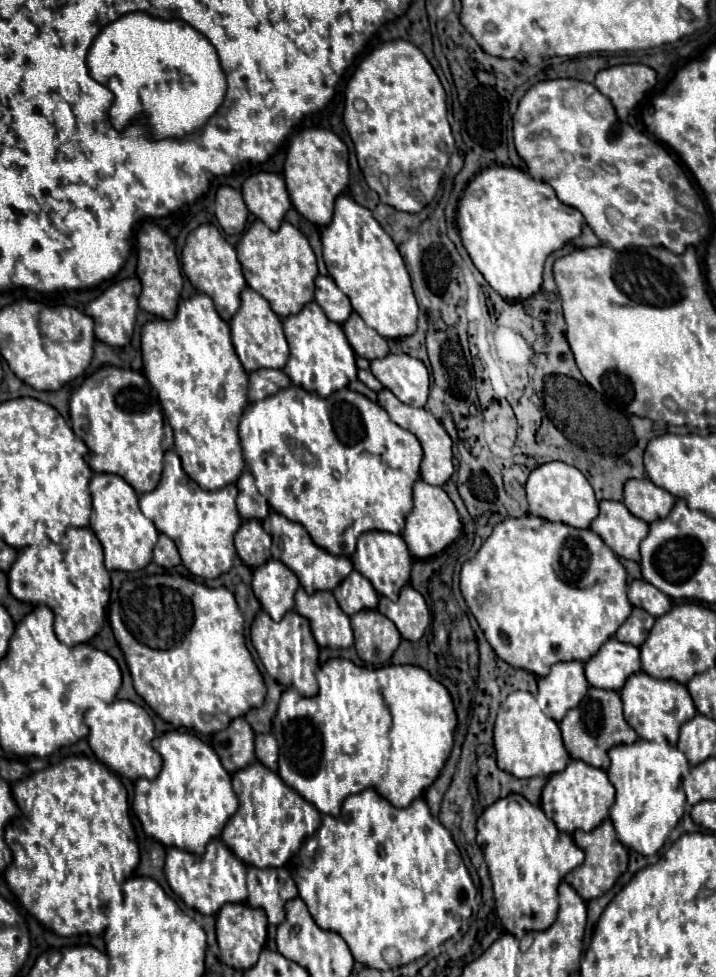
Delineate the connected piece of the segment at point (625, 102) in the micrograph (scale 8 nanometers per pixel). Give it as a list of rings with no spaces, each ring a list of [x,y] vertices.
[[[619,64],[601,70],[595,78],[597,90],[613,102],[619,120],[627,120],[629,112],[655,84],[657,74],[645,64]]]

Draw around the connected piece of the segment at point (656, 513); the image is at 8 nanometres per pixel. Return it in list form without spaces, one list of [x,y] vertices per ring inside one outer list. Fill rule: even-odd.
[[[645,478],[645,480],[629,480],[625,484],[623,504],[633,516],[651,524],[667,516],[667,512],[671,512],[675,498]]]

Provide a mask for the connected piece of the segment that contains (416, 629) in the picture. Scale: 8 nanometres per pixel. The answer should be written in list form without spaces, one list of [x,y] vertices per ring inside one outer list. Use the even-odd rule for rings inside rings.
[[[407,584],[407,588],[403,588],[403,592],[399,594],[399,598],[395,602],[387,600],[387,598],[379,598],[379,612],[383,612],[399,630],[399,634],[409,640],[409,642],[417,642],[421,640],[421,636],[425,634],[427,626],[429,626],[429,608],[423,600],[423,596],[419,592],[415,592],[415,588],[411,588]]]

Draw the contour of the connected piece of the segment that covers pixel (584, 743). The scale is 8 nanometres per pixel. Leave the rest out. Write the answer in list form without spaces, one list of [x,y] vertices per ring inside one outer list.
[[[589,688],[587,696],[583,698],[583,704],[579,708],[573,708],[559,724],[561,734],[563,734],[563,744],[571,758],[583,760],[585,764],[607,770],[609,768],[609,756],[607,752],[615,744],[633,744],[637,740],[635,730],[625,722],[623,718],[623,706],[621,698],[613,690],[599,690],[599,688]]]

